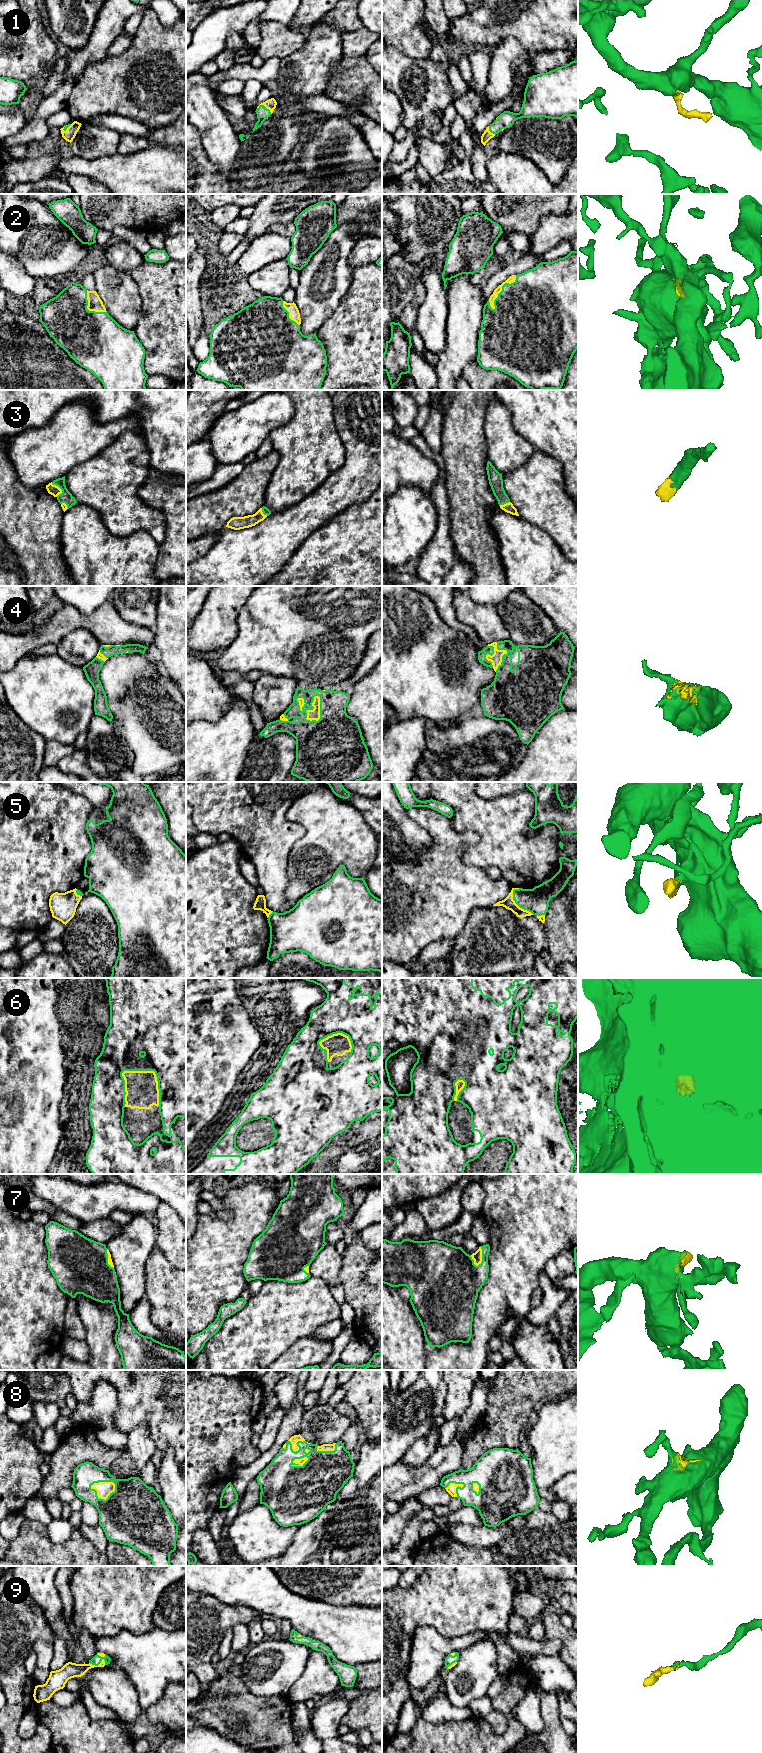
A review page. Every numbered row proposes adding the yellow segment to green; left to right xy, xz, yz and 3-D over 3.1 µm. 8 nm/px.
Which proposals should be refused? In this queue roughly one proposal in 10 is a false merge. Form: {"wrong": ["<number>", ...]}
{"wrong": []}

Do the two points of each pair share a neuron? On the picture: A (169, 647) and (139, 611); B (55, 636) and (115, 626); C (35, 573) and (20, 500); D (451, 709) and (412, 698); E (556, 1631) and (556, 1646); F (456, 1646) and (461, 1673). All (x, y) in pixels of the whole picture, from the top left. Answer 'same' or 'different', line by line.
A: different
B: same
C: same
D: same
E: different
F: different

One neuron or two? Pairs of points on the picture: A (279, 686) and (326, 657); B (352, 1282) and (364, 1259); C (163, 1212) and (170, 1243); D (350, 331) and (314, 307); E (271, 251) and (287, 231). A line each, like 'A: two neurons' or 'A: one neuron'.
A: two neurons
B: one neuron
C: one neuron
D: two neurons
E: two neurons

